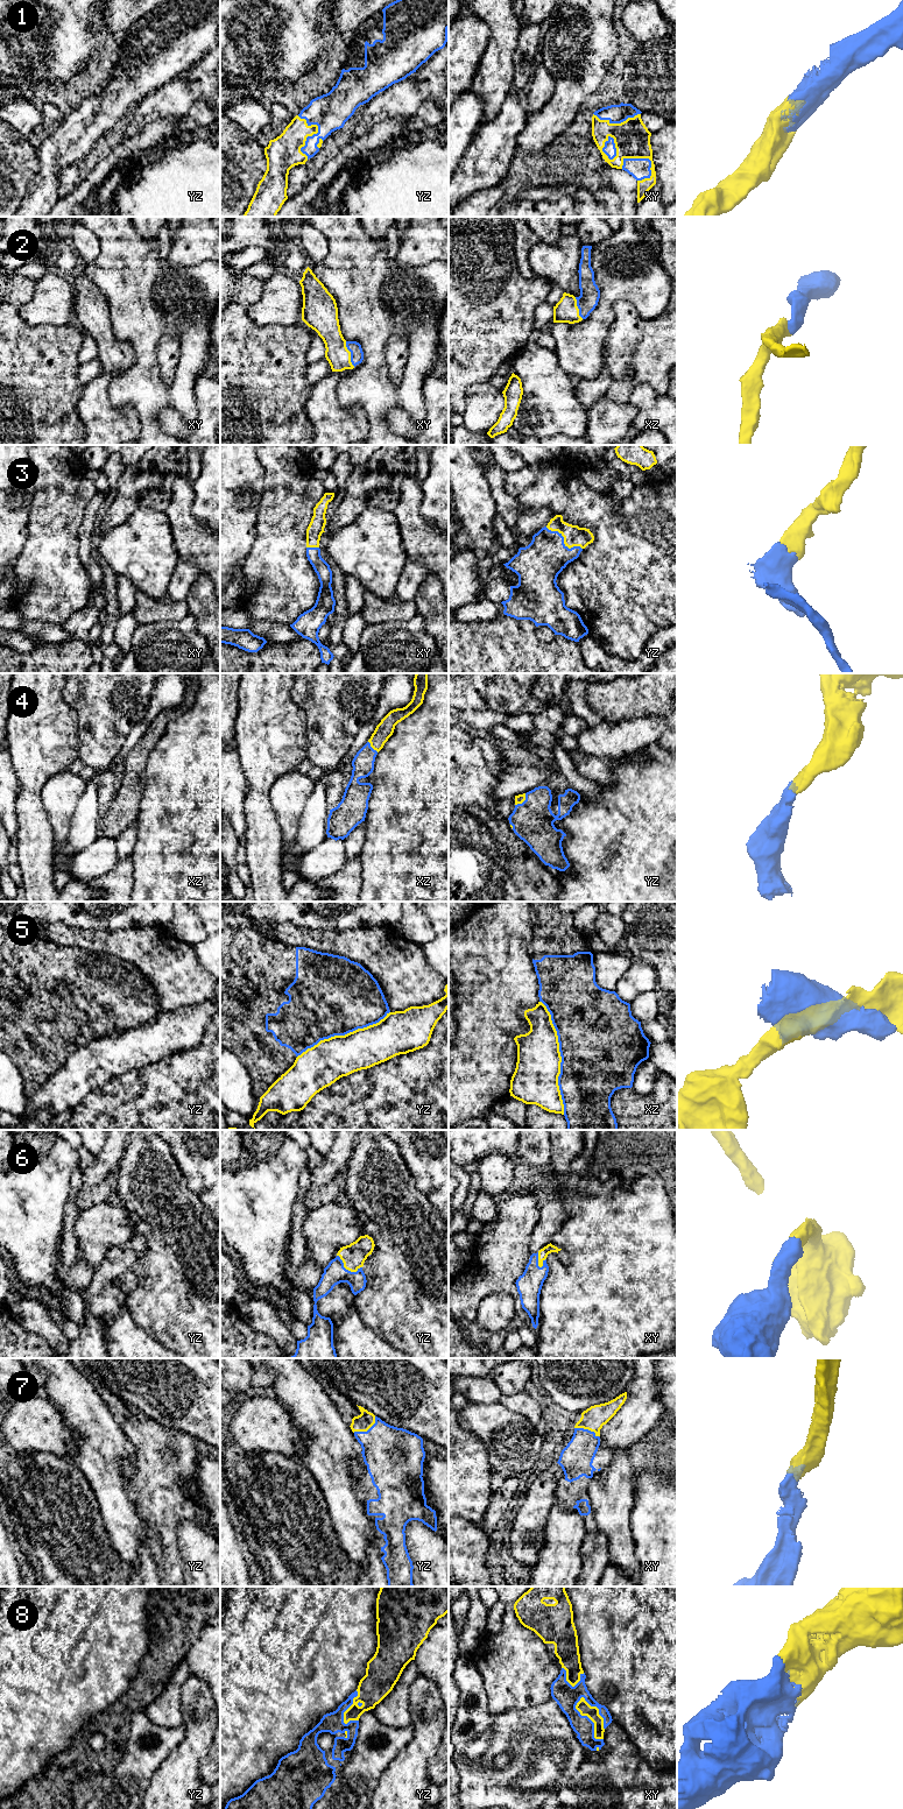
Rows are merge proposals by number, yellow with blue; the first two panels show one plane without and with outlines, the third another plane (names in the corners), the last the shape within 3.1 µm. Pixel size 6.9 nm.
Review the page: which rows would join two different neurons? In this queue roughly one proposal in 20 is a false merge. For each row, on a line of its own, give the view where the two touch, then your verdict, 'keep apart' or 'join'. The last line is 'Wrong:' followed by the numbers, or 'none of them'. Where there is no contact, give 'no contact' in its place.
1: meets yellow in xy; join
2: meets yellow in xy; join
3: meets yellow in yz; join
4: meets yellow in yz; join
5: meets yellow in xz; keep apart
6: meets yellow in yz; join
7: meets yellow in yz; join
8: meets yellow in xy; join
Wrong: 5

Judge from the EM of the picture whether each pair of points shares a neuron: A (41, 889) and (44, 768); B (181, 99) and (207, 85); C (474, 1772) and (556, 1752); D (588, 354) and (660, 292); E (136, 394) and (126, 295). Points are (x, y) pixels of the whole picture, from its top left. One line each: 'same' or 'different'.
A: same
B: different
C: same
D: same
E: same

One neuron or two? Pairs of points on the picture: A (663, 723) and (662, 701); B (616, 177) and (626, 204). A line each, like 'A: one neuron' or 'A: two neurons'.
A: two neurons
B: one neuron

